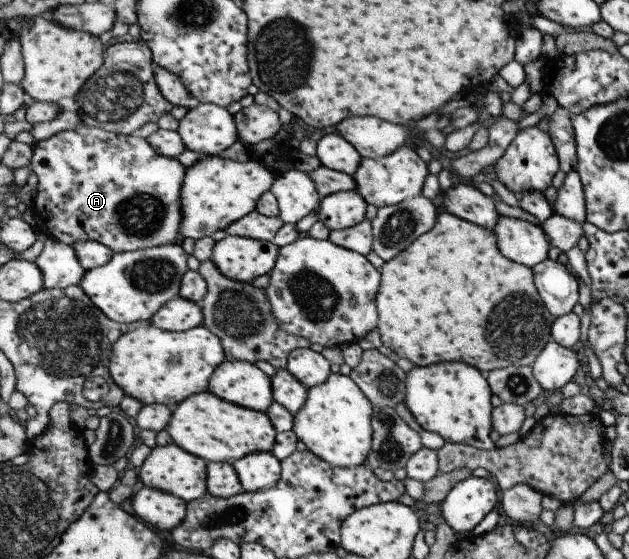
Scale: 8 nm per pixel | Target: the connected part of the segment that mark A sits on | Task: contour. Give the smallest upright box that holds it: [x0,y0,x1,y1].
[30,126,187,253]

